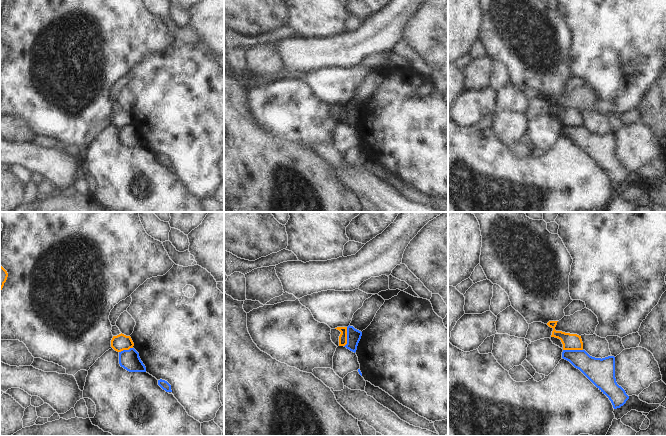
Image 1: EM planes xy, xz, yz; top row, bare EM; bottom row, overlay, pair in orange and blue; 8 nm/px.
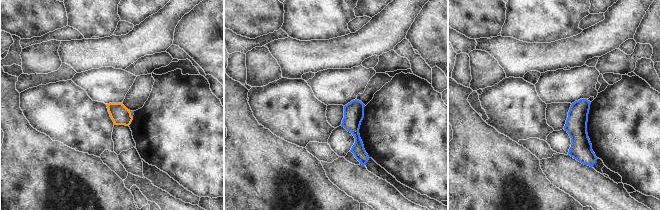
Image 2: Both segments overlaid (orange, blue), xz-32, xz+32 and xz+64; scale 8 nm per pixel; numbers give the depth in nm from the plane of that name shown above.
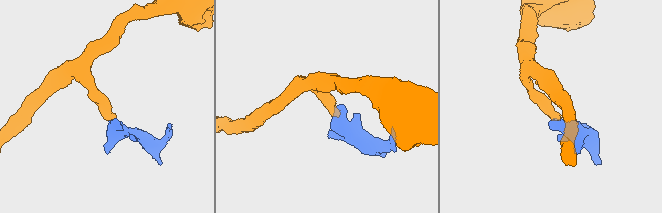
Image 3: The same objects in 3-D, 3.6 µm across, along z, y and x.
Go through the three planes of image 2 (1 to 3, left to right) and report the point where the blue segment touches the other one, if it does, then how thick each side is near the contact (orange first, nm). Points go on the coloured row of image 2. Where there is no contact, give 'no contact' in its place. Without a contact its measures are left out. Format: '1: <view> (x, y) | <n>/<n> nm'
1: xz-32 (130, 114) | 150/30 nm
2: no contact
3: no contact

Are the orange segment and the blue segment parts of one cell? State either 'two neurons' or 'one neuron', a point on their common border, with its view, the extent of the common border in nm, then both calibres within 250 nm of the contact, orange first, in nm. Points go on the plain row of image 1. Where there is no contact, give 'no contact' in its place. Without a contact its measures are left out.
two neurons | yz (573, 125) | 160 nm | 130/190 nm

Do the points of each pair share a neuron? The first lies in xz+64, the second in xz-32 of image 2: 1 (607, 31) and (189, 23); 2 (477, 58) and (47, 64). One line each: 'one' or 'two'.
1: two
2: one

